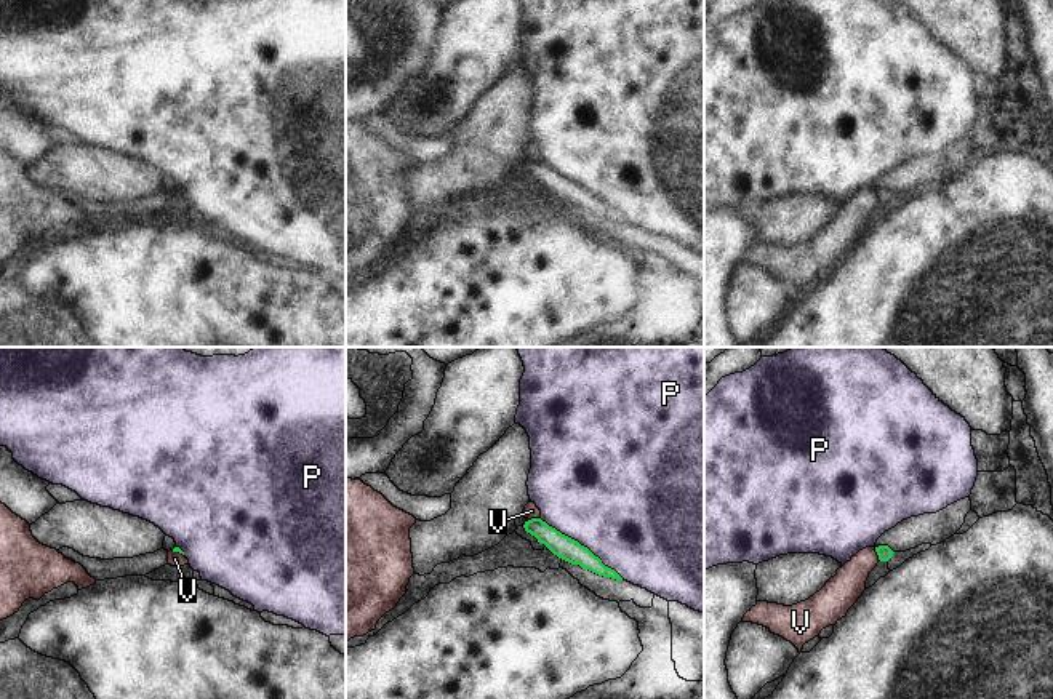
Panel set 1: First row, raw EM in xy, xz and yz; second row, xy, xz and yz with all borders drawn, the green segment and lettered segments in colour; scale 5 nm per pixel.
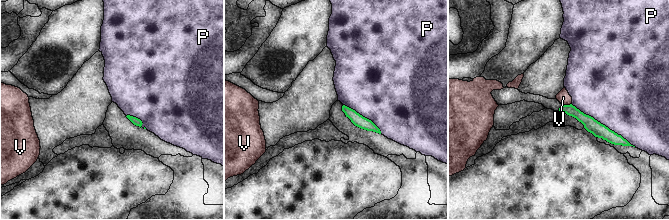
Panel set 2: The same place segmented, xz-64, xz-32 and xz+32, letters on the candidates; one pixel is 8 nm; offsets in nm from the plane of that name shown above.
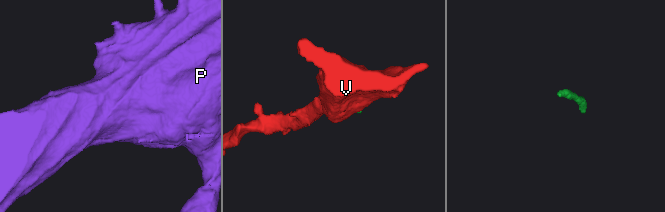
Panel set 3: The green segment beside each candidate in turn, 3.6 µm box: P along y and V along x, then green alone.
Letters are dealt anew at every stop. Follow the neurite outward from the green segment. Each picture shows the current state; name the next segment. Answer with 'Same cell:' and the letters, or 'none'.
Same cell: none.

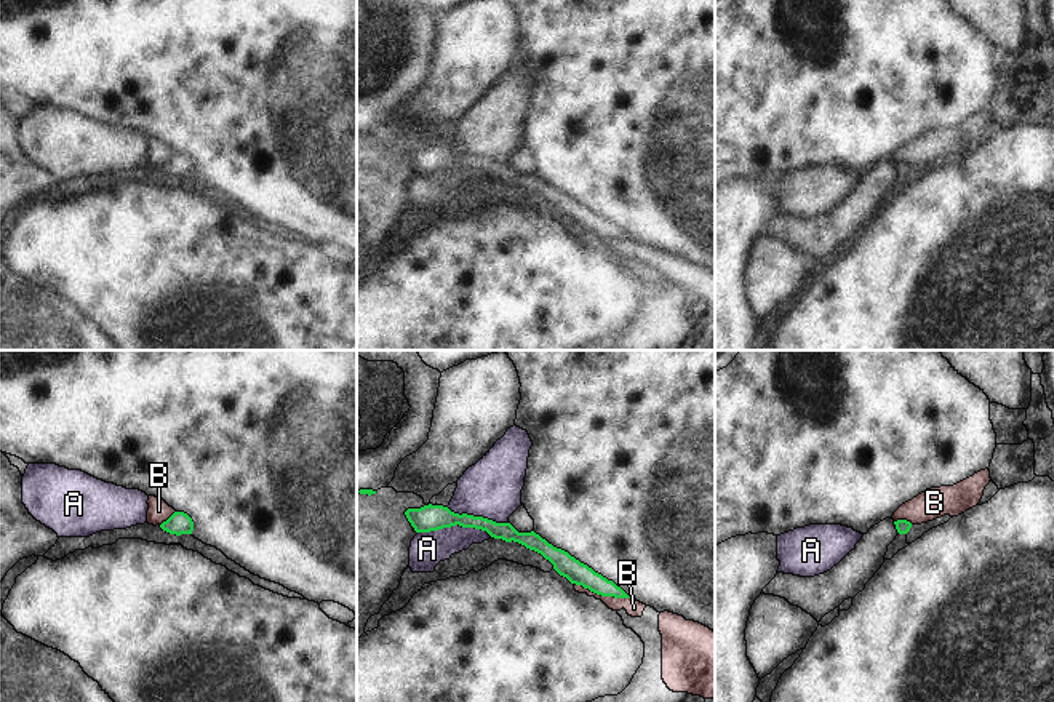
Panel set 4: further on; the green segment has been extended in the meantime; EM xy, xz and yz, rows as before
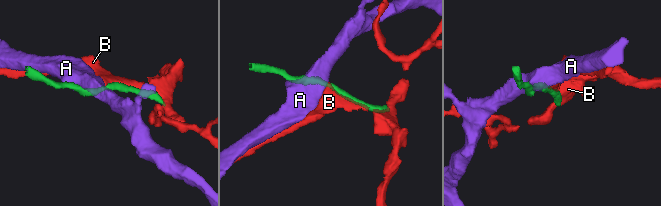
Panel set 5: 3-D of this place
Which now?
Same cell: none.

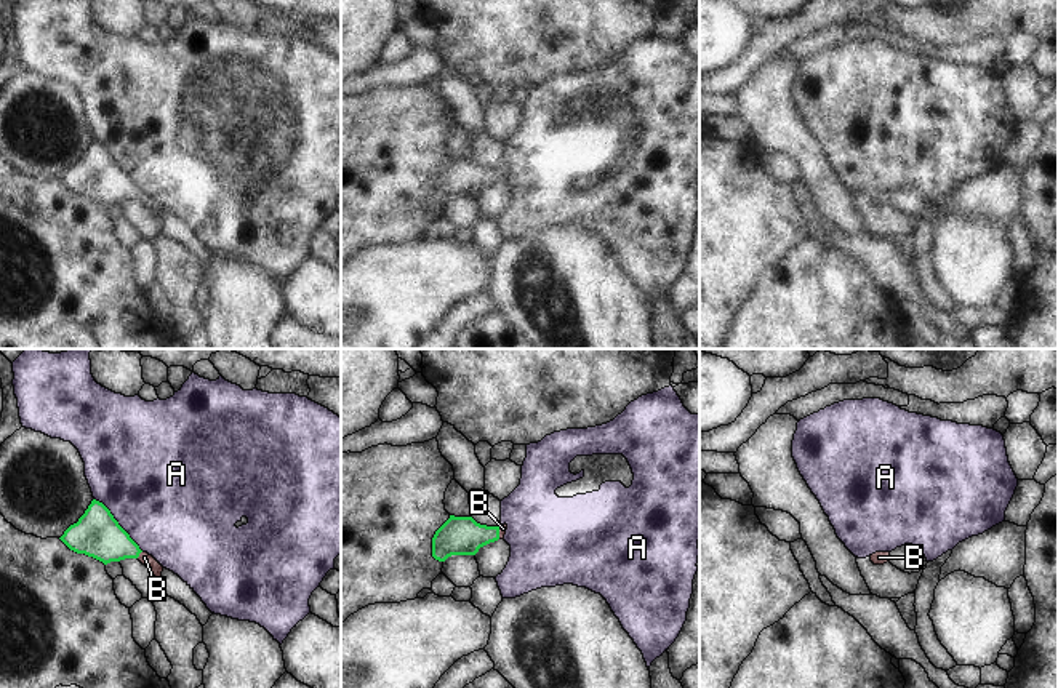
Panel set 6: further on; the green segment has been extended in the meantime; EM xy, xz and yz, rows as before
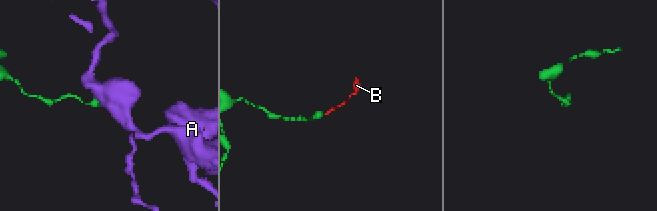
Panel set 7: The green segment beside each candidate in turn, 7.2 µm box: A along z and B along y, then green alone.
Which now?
Same cell: B.

